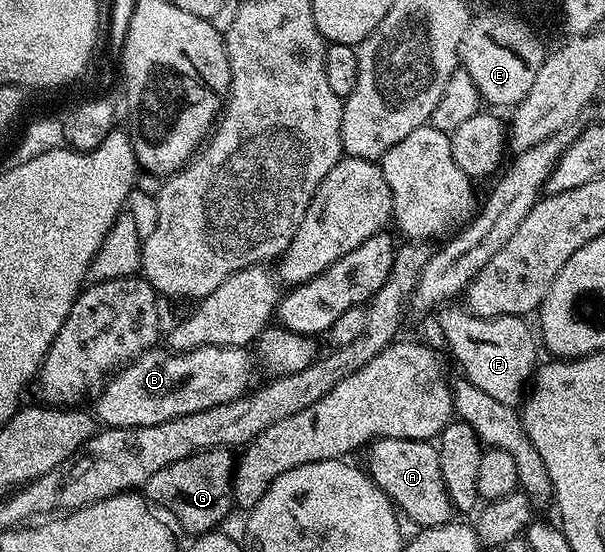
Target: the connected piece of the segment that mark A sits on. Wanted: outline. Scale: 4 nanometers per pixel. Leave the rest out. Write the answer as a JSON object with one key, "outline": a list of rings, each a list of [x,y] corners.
{"outline":[[[380,437],[370,442],[367,451],[366,472],[379,490],[391,498],[396,510],[402,511],[404,516],[416,522],[420,528],[446,525],[452,520],[455,509],[441,476],[438,448],[432,442],[405,440],[400,437]]]}

